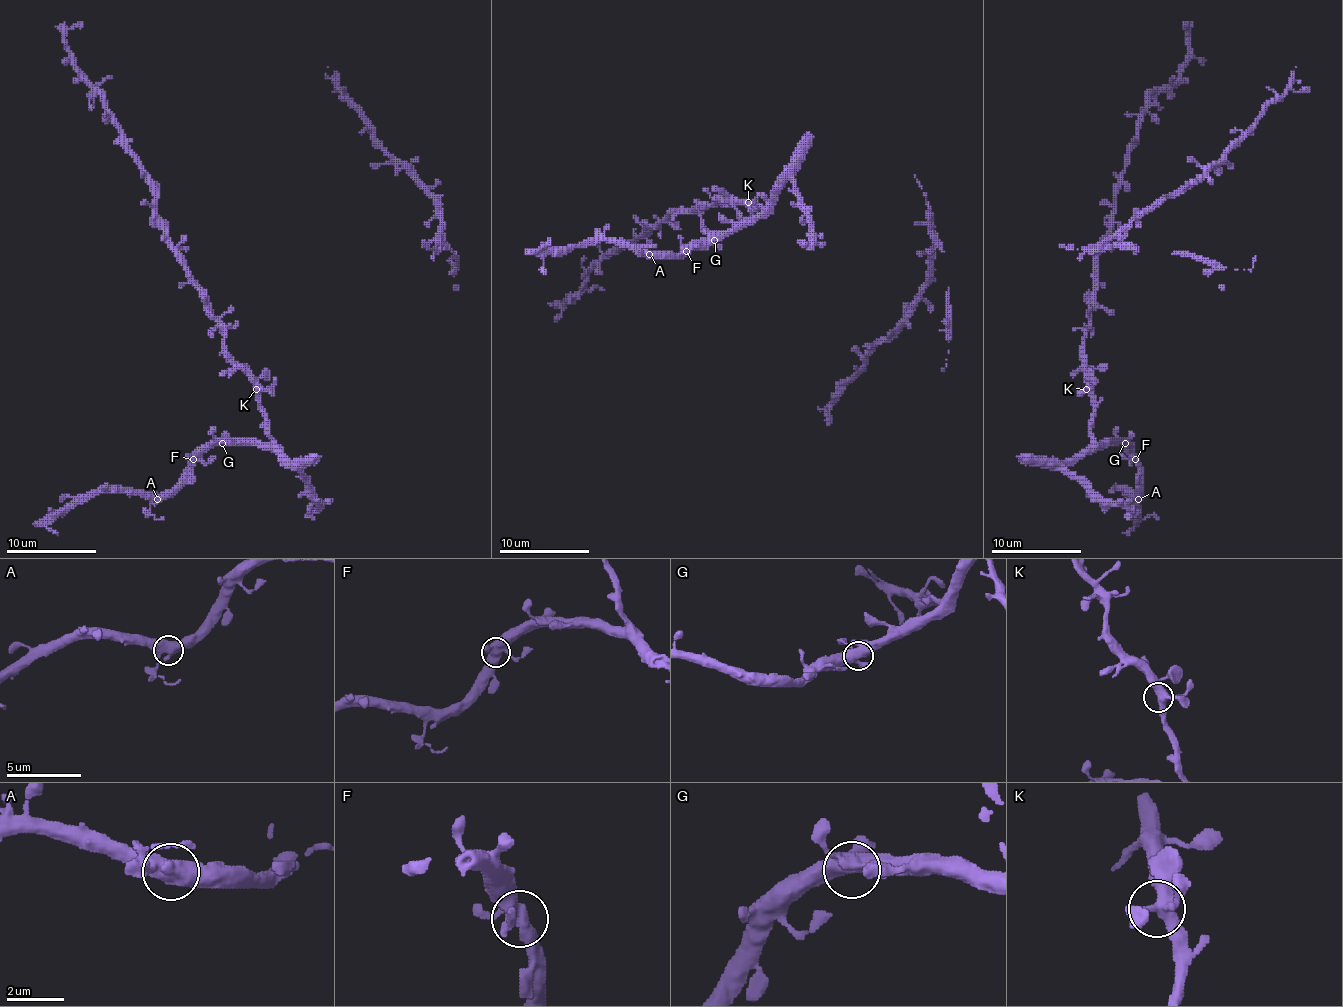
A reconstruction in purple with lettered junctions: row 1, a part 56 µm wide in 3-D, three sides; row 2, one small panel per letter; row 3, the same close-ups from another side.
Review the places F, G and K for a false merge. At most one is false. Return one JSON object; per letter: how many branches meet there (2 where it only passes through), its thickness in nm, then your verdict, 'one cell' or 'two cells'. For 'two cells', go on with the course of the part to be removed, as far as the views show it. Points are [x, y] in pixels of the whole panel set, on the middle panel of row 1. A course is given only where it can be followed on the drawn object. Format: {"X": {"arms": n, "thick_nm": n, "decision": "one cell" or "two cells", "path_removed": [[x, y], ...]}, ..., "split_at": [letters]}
{"F": {"arms": 4, "thick_nm": 480, "decision": "one cell"}, "G": {"arms": 4, "thick_nm": 550, "decision": "one cell"}, "K": {"arms": 4, "thick_nm": 420, "decision": "one cell"}, "split_at": []}

